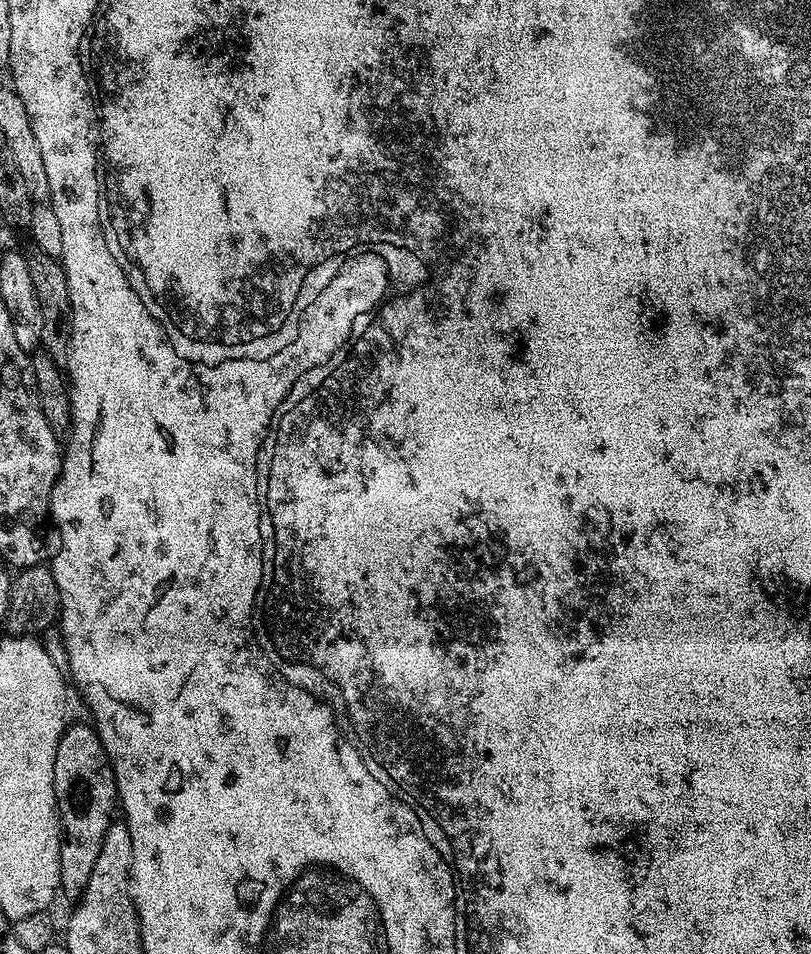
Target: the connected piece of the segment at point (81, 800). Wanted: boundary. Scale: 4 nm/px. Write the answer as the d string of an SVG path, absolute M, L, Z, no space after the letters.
M91 723L65 727L54 754L54 798L60 818L60 892L79 898L90 882L90 870L98 862L102 838L114 822L112 808L117 807L116 779L108 765L108 755L95 727Z

